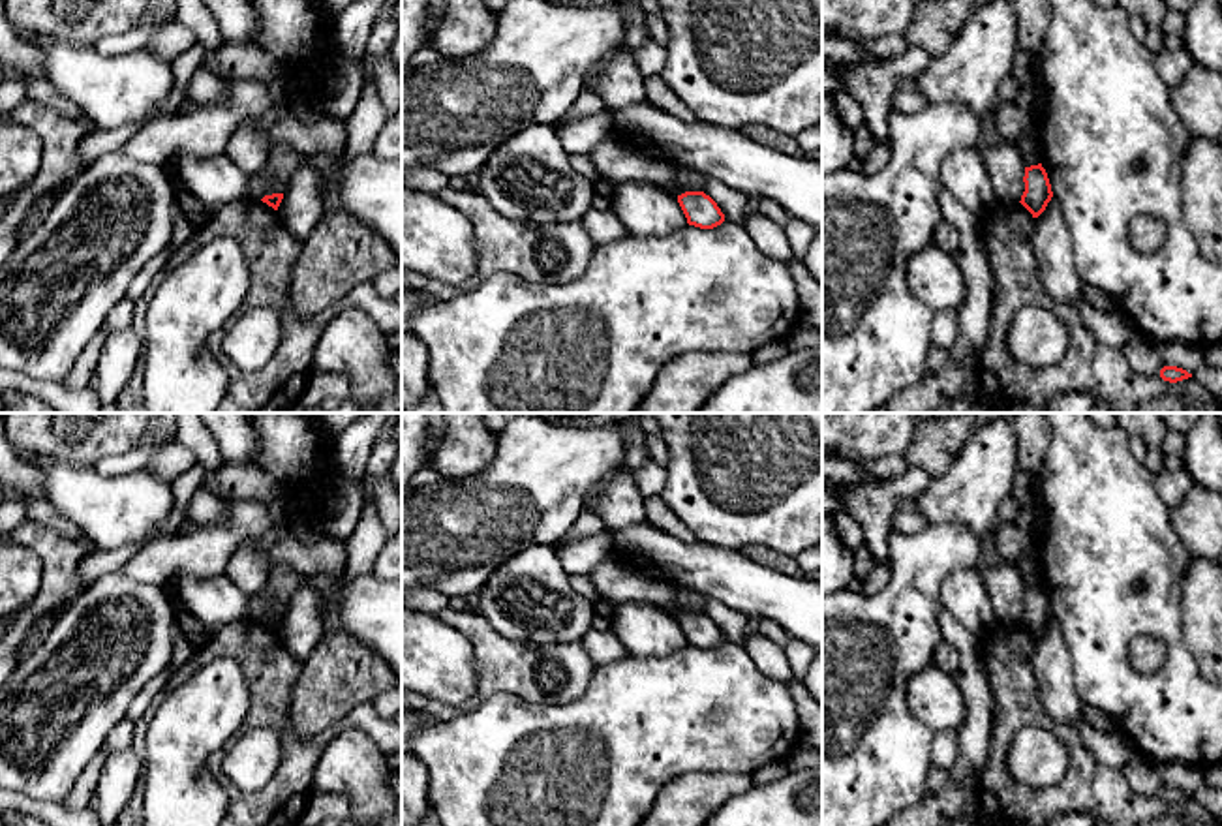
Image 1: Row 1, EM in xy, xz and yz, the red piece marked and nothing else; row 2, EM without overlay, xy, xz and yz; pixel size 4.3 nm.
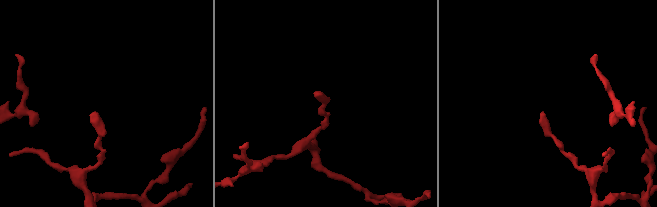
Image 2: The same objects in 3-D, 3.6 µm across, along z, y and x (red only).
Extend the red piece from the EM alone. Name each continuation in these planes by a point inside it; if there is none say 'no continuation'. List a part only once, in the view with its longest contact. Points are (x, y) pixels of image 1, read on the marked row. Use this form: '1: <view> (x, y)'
no continuation

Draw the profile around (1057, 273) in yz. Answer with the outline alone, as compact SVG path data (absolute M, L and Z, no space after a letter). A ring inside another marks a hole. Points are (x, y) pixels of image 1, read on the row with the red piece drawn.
M1051 197L1046 210L1034 218L1032 248L1040 285L1047 297L1057 302L1076 302L1081 297L1085 282L1077 274L1070 229L1055 197Z

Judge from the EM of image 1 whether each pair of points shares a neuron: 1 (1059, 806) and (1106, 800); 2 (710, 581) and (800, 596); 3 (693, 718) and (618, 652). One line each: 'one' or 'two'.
1: one
2: one
3: two

